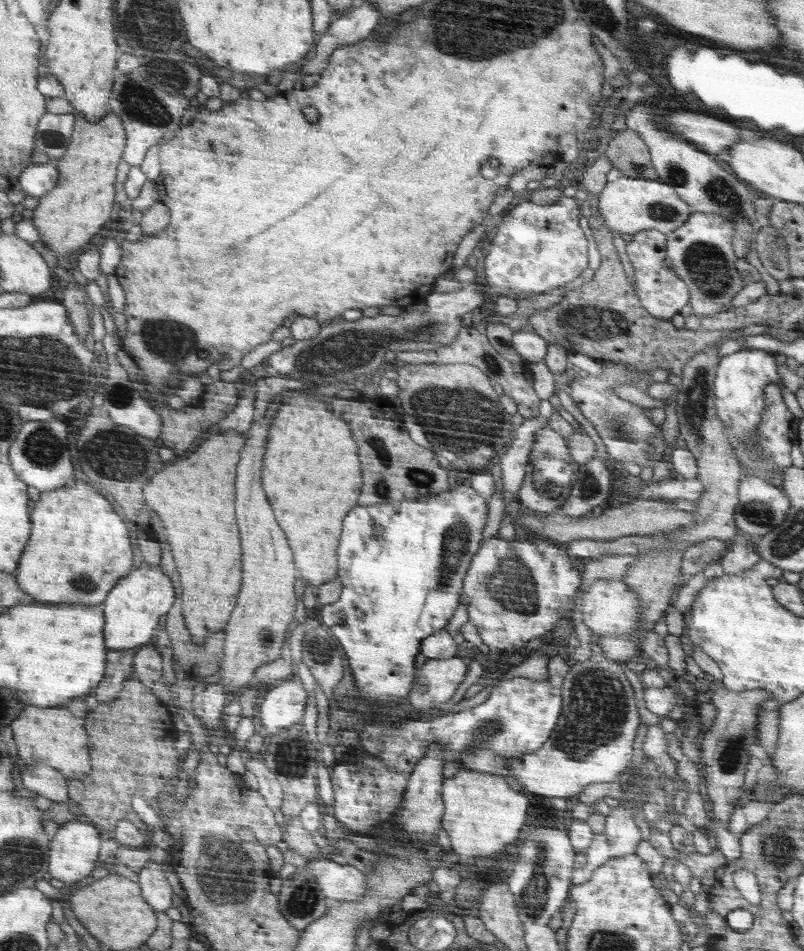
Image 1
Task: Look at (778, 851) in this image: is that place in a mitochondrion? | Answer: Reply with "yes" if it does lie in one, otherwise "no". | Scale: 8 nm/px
yes

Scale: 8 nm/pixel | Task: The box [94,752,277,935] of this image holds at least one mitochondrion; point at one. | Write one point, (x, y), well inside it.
(224, 870)

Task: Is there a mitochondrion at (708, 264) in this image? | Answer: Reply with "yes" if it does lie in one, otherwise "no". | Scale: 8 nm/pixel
yes

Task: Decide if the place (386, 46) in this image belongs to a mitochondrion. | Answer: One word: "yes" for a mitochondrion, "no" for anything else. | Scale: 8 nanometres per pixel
no

